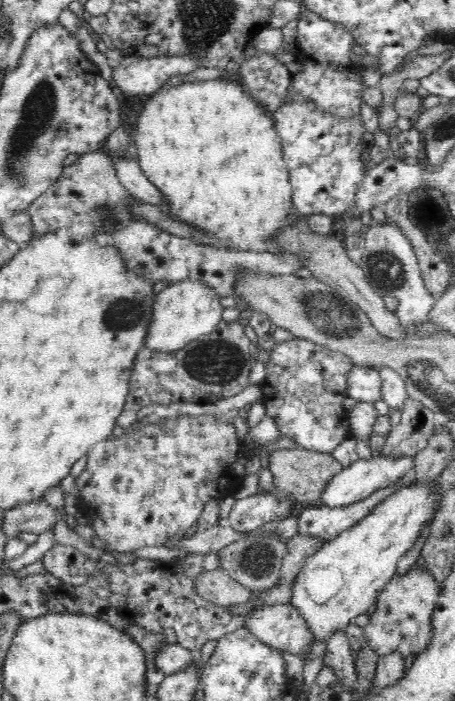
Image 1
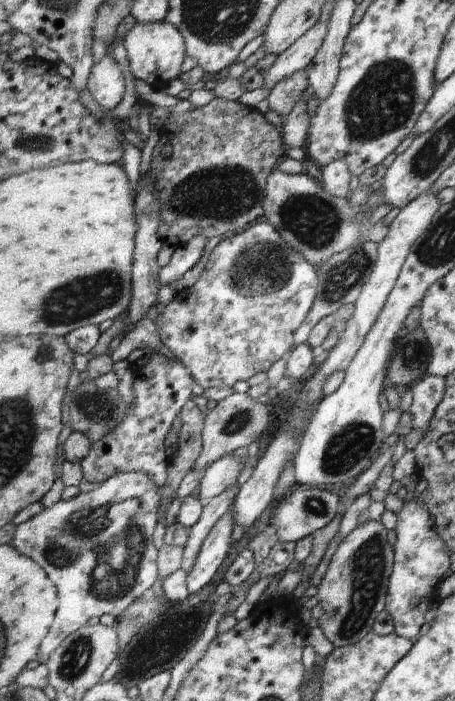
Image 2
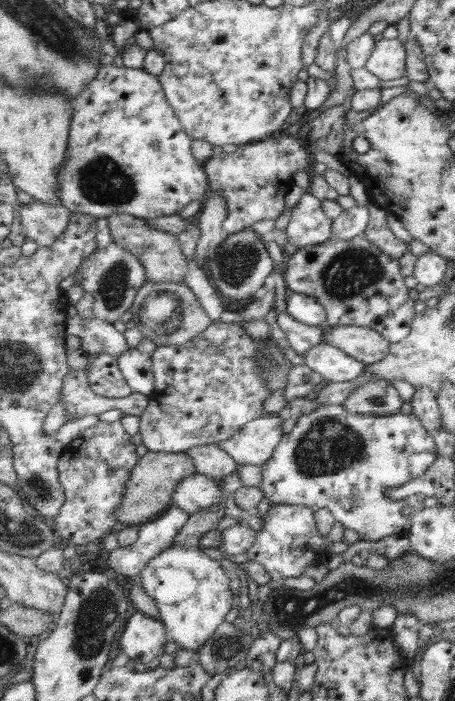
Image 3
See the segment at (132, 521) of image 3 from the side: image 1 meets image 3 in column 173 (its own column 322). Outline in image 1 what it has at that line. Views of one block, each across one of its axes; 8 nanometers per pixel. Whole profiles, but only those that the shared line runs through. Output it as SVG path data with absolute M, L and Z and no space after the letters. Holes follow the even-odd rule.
M298 446L290 448L290 450L276 450L268 454L270 458L270 472L274 474L274 484L290 494L298 504L314 504L314 502L322 502L322 496L330 484L330 480L334 476L338 476L344 466L332 456L332 454L322 454L322 452L312 452L312 450L300 450Z

